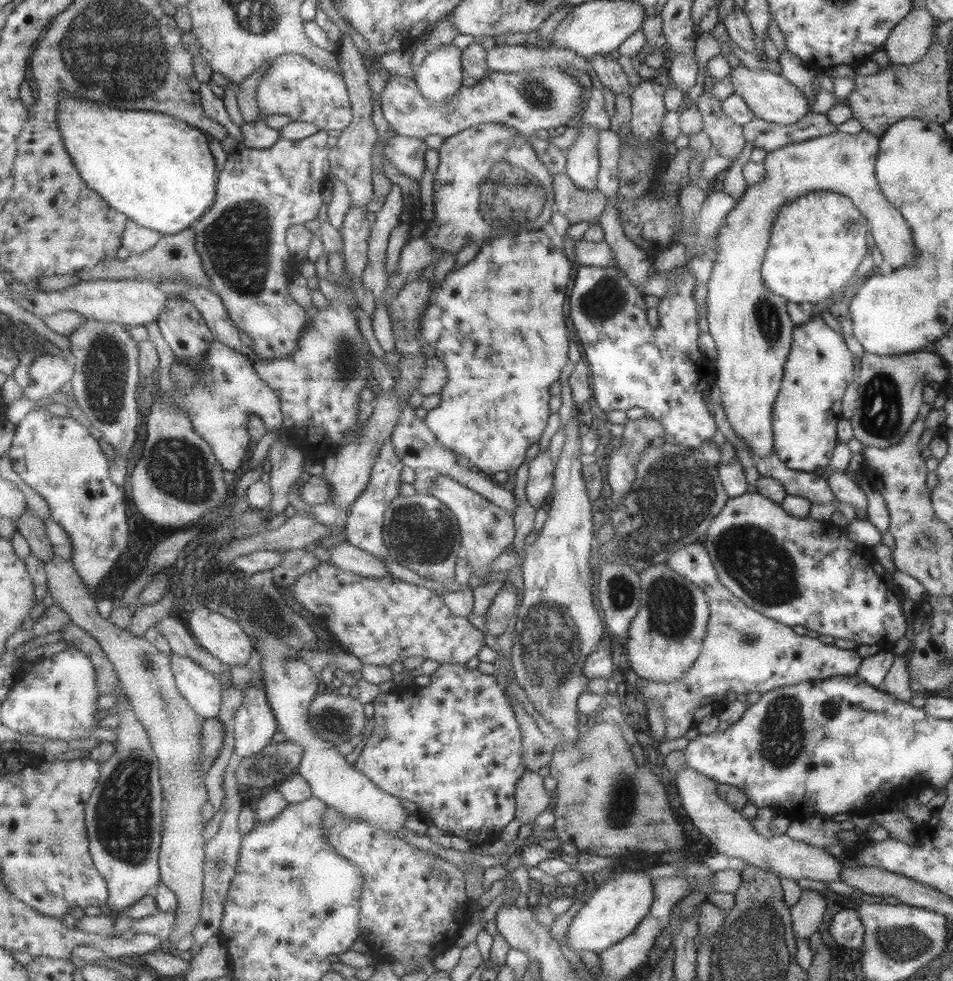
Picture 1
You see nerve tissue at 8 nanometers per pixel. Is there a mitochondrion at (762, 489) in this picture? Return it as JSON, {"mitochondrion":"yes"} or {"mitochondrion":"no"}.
{"mitochondrion":"no"}

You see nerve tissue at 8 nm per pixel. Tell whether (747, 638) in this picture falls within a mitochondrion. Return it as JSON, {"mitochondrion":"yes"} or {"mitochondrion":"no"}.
{"mitochondrion":"yes"}

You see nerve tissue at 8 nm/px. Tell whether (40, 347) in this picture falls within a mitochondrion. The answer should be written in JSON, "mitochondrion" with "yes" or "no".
{"mitochondrion":"no"}

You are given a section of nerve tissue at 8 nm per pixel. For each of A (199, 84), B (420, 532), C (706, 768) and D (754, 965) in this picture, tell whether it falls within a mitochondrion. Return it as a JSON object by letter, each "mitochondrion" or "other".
{"A":"other","B":"mitochondrion","C":"other","D":"mitochondrion"}

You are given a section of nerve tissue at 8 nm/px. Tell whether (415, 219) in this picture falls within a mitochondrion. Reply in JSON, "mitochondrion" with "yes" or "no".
{"mitochondrion":"no"}

